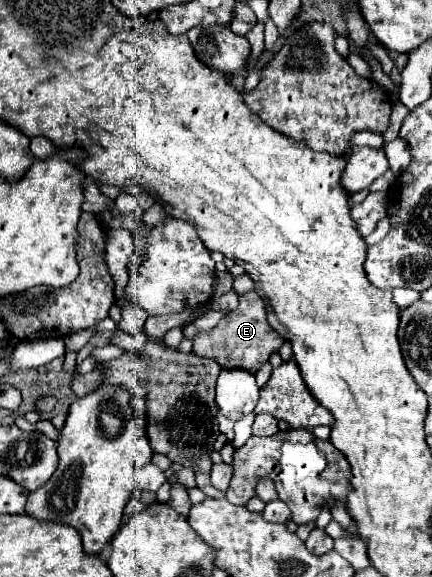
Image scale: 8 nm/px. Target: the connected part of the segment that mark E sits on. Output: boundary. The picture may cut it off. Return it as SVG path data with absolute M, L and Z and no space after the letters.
M243 293L239 295L245 303L239 303L239 307L231 313L227 313L211 331L207 333L199 333L193 339L193 353L199 357L211 357L215 361L221 359L221 367L223 369L243 369L243 371L251 371L257 373L257 369L269 361L269 357L273 353L279 351L279 347L283 345L283 339L279 333L275 333L267 319L265 319L265 301L255 293Z

